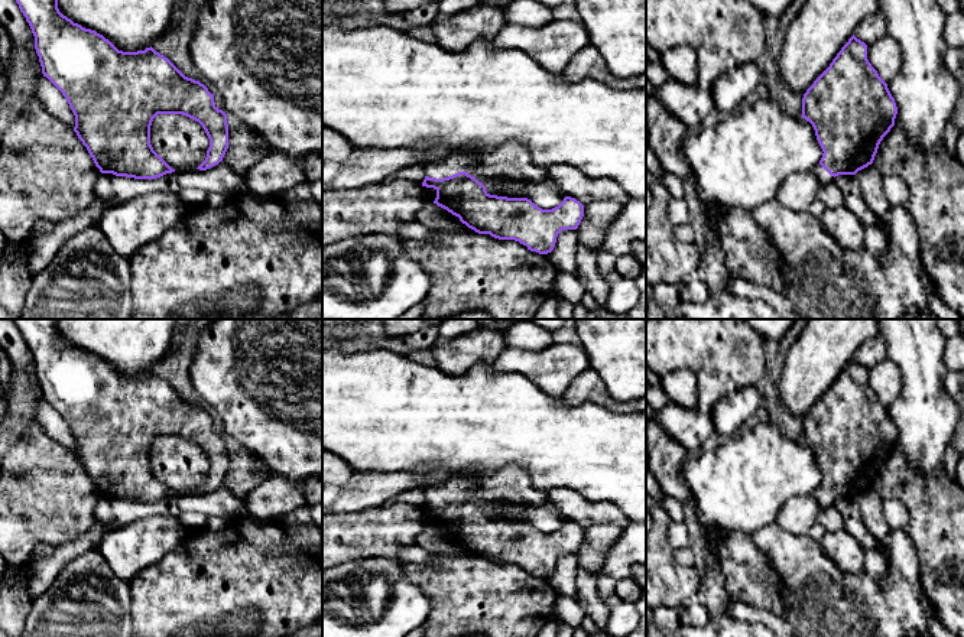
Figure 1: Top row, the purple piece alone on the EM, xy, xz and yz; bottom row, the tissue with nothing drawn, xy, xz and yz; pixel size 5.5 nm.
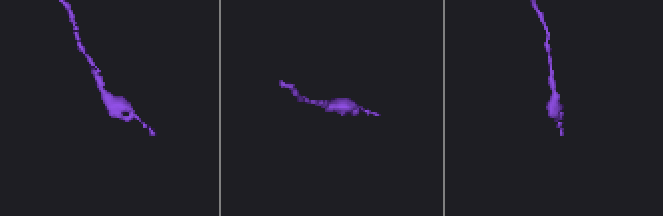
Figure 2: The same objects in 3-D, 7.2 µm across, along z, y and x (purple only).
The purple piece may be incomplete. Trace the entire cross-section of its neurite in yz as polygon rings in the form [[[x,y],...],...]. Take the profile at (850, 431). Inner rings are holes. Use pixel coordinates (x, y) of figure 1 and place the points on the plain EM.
[[[853,358],[802,422],[802,442],[812,448],[824,475],[809,495],[827,508],[838,498],[856,498],[872,488],[880,465],[895,449],[896,438],[887,407],[867,383],[867,368]]]

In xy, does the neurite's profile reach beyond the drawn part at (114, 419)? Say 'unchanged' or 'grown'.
unchanged

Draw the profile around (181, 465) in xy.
[[[158,438],[150,449],[150,468],[172,493],[197,493],[207,481],[210,462],[186,439]]]

